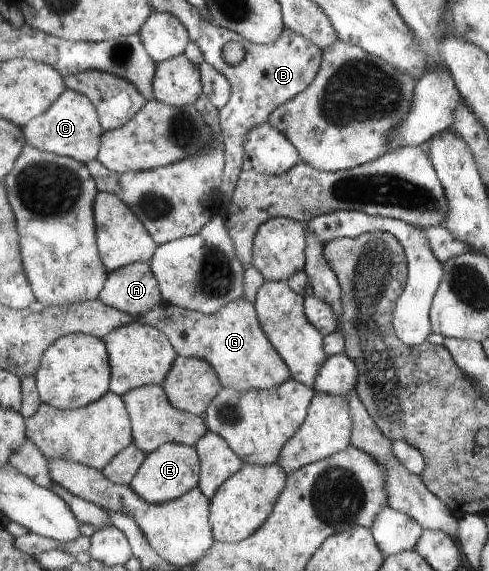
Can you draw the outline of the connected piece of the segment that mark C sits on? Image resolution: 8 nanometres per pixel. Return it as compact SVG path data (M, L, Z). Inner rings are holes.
M69 88L44 115L30 121L23 131L27 144L35 149L70 157L86 165L98 160L101 152L101 138L105 133L97 107L86 95L81 95Z

